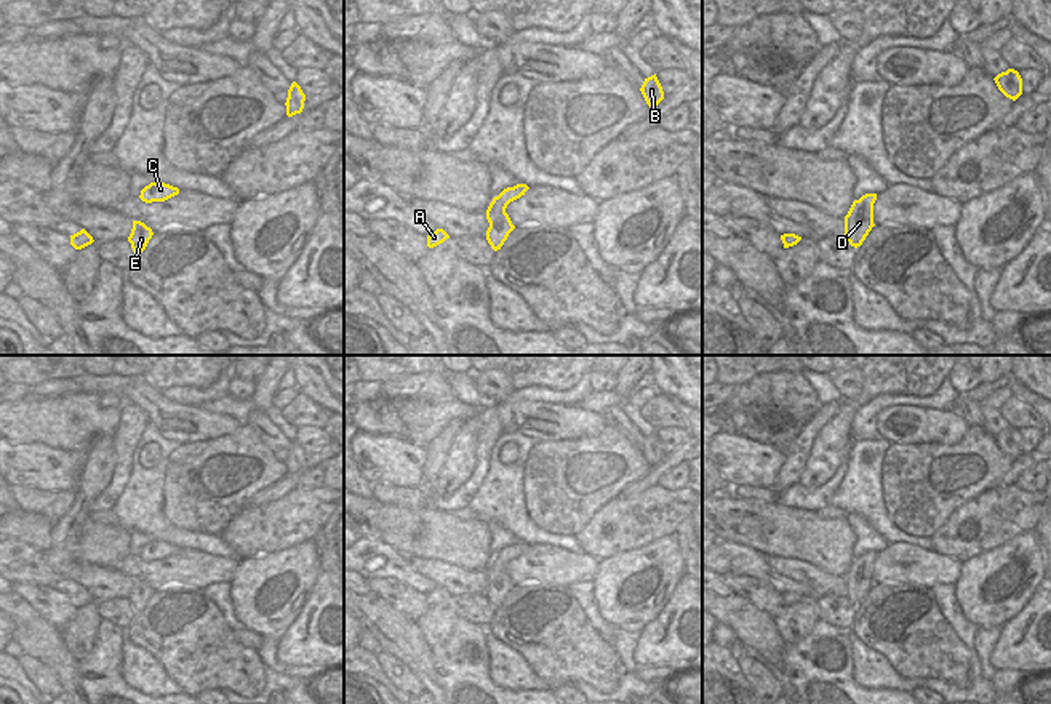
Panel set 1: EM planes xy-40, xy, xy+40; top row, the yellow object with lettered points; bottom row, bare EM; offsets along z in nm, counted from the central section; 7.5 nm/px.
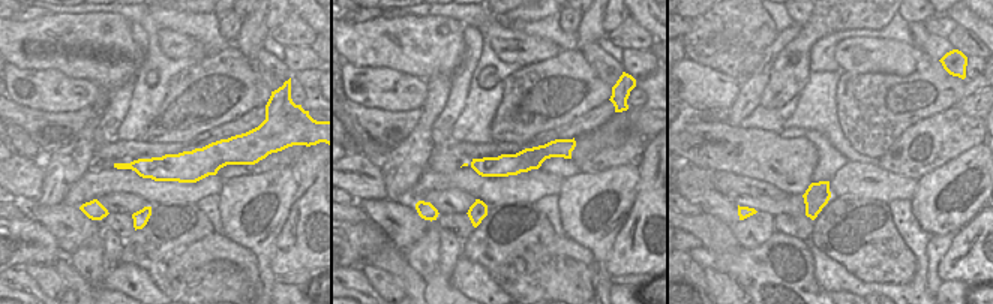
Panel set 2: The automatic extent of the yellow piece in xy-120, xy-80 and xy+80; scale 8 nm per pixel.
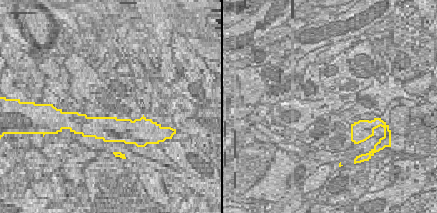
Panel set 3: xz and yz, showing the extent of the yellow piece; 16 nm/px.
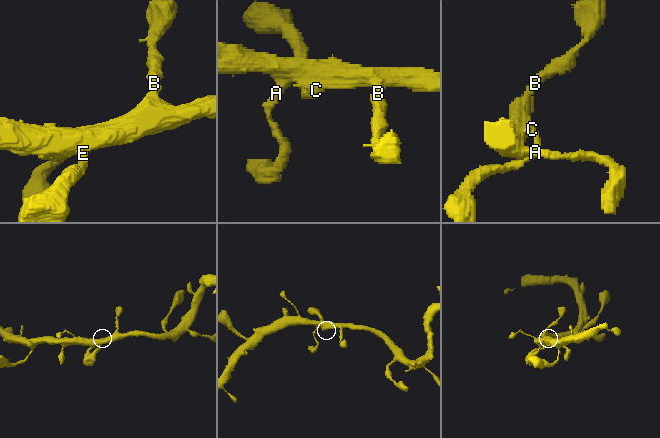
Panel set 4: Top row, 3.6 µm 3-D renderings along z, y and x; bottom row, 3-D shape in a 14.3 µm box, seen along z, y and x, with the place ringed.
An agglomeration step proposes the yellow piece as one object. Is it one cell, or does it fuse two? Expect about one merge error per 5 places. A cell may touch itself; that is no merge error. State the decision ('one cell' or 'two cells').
one cell

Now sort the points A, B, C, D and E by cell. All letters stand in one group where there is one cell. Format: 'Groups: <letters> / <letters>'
Groups: A B C D E

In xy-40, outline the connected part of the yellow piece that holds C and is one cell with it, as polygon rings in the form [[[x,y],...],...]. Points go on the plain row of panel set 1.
[[[150,541],[141,549],[139,557],[146,562],[152,562],[152,560],[165,560],[178,552],[179,552],[178,546],[173,546],[165,541]]]

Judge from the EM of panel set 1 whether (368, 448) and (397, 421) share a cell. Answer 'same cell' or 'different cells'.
different cells

